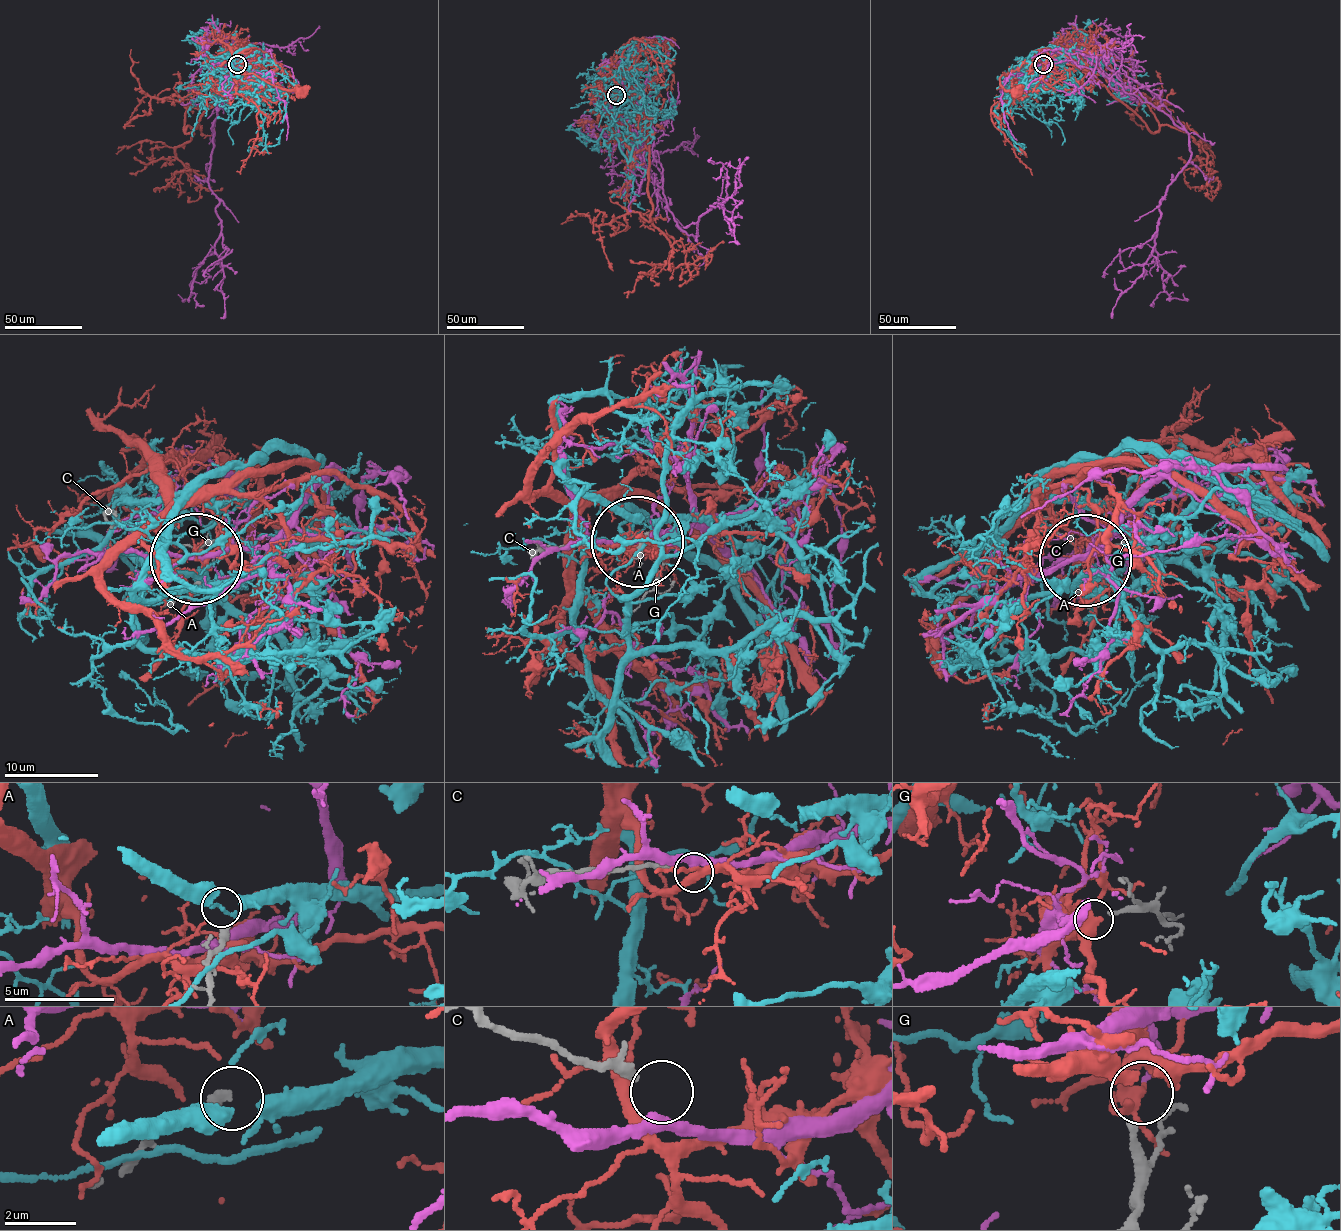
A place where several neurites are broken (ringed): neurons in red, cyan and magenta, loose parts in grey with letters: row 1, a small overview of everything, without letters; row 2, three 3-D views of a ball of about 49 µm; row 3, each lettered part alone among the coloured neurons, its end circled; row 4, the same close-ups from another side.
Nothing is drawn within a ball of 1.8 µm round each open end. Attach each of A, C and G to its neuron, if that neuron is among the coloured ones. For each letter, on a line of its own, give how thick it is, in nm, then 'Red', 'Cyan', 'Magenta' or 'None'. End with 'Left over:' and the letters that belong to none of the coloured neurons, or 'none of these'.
A: Thickness 320 nm. Cyan
C: Thickness 190 nm. None
G: Thickness 170 nm. Red
Left over: C

